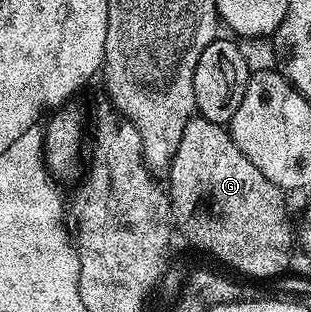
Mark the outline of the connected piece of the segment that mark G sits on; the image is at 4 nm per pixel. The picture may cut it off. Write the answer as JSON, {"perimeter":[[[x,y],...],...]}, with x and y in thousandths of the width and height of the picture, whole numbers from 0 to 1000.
{"perimeter":[[[637,365],[617,372],[611,391],[595,404],[595,429],[582,429],[582,468],[569,468],[569,494],[556,494],[550,510],[550,535],[543,542],[550,561],[550,590],[543,587],[543,625],[550,631],[550,686],[556,696],[559,728],[605,769],[614,782],[630,782],[653,808],[669,808],[678,821],[695,821],[717,853],[740,846],[765,849],[765,859],[785,859],[794,872],[849,875],[862,891],[904,888],[926,869],[923,859],[936,846],[936,769],[942,782],[942,718],[936,731],[936,705],[923,696],[923,641],[913,606],[897,603],[878,583],[865,583],[852,571],[852,558],[839,558],[839,545],[826,545],[826,532],[814,532],[814,519],[801,519],[801,506],[788,506],[788,494],[775,494],[775,481],[762,481],[762,455],[749,455],[740,420],[720,401],[698,391],[672,391],[656,372]]]}

